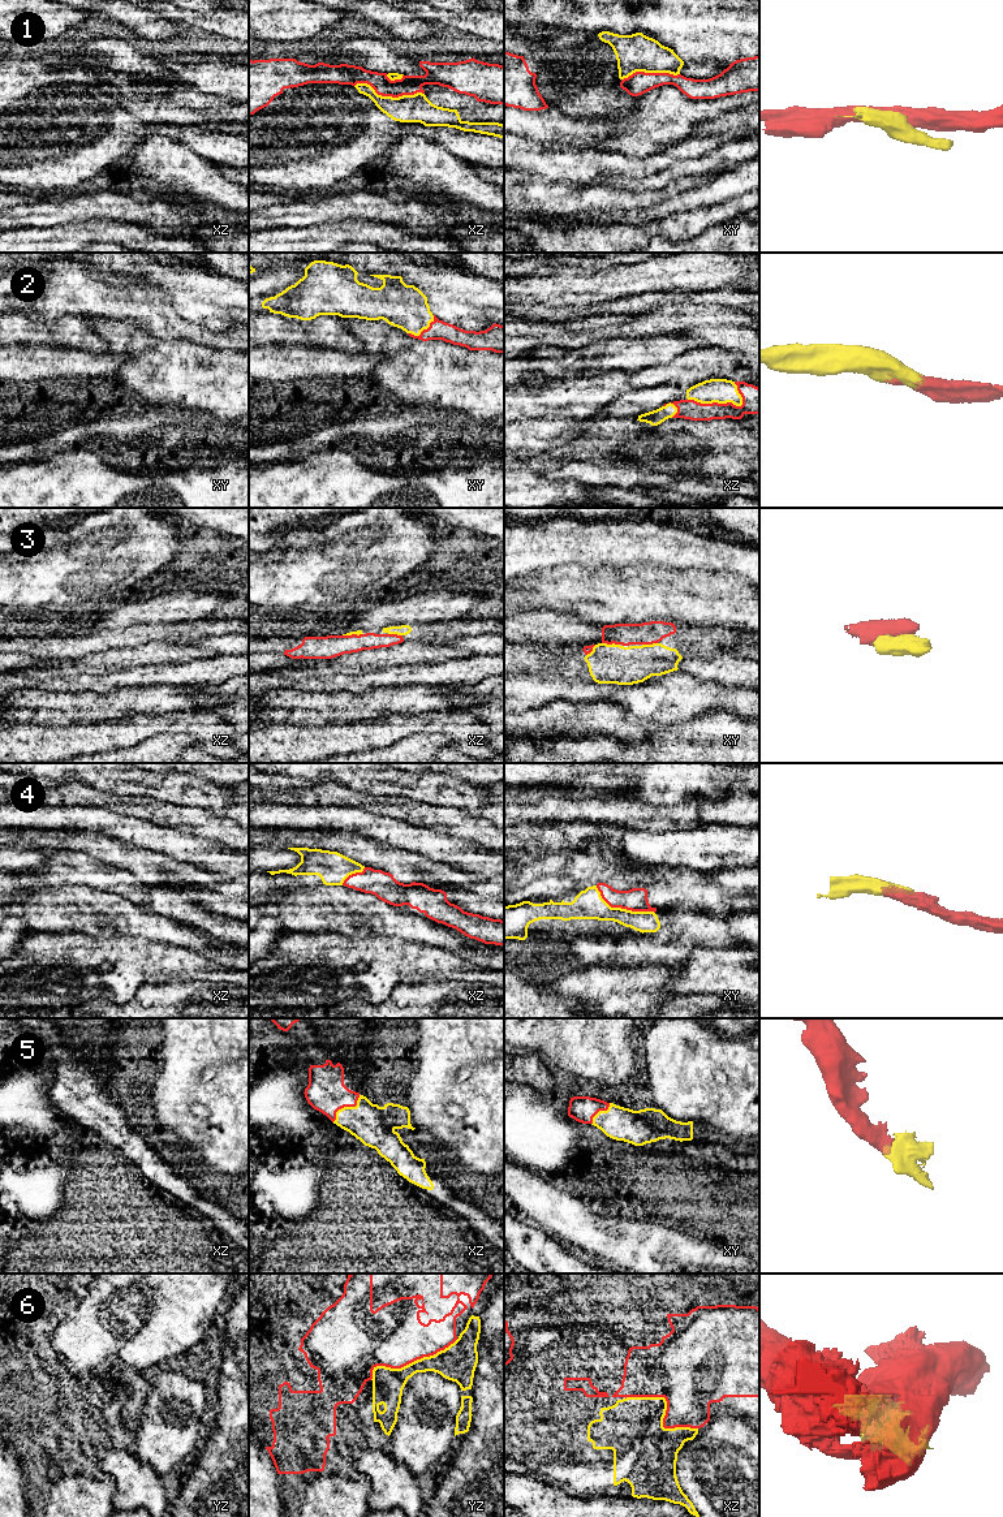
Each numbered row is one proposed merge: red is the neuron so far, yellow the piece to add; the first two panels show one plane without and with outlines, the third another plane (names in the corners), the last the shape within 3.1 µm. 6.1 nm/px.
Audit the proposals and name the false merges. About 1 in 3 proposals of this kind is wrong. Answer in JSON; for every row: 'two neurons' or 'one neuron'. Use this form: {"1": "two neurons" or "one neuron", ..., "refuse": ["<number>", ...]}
{"1": "two neurons", "2": "one neuron", "3": "one neuron", "4": "one neuron", "5": "one neuron", "6": "two neurons", "refuse": ["1", "6"]}

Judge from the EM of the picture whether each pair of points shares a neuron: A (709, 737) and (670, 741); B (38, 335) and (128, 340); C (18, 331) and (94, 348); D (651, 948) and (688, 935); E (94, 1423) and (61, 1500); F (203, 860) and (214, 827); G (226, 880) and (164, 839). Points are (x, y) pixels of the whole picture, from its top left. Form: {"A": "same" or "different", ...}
{"A": "same", "B": "different", "C": "same", "D": "same", "E": "same", "F": "different", "G": "different"}

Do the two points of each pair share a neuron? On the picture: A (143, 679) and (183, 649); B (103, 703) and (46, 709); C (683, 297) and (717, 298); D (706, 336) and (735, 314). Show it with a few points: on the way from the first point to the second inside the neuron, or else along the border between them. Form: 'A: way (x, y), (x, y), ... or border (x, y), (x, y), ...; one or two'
A: border (192, 659), (184, 663), (137, 667); two
B: way (89, 709), (60, 709); one
C: way (691, 297), (709, 297); one
D: border (745, 326), (696, 326), (691, 330); two

